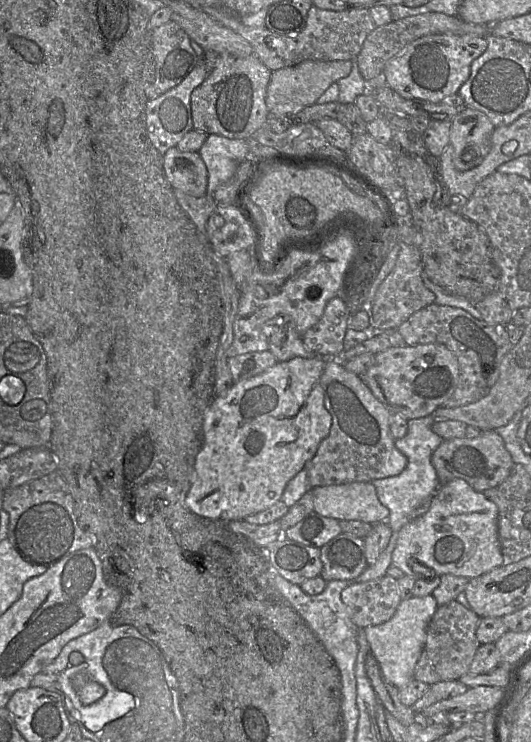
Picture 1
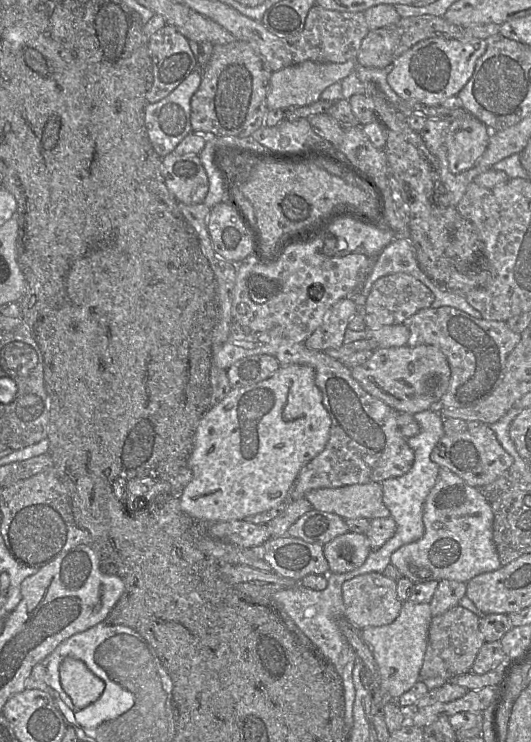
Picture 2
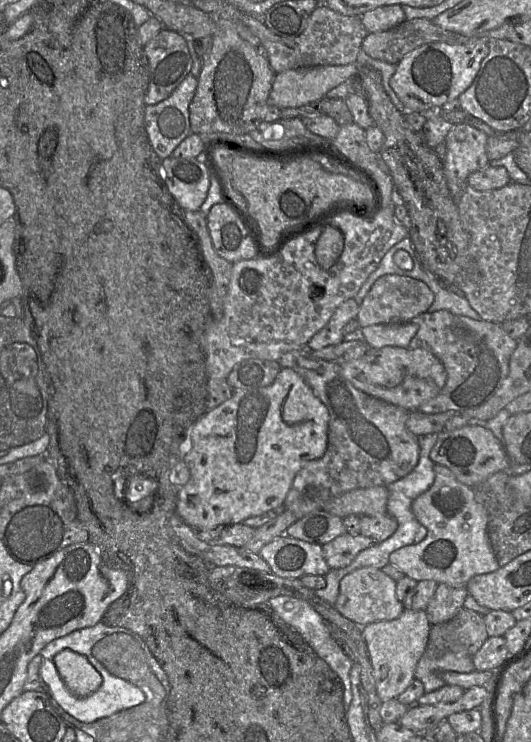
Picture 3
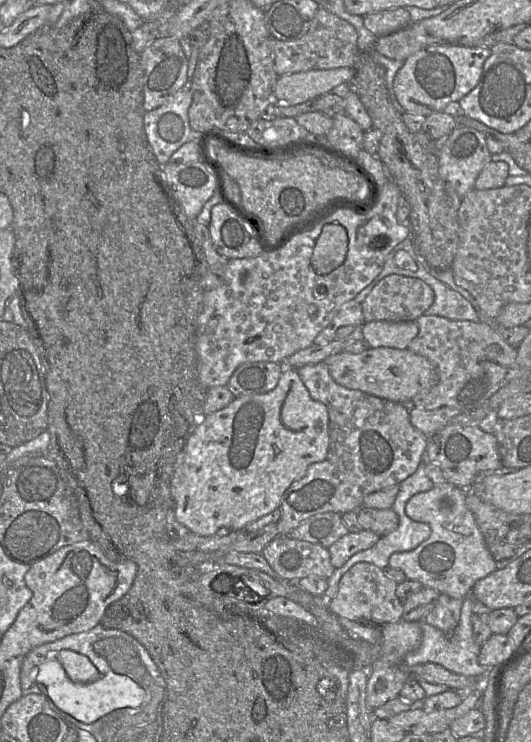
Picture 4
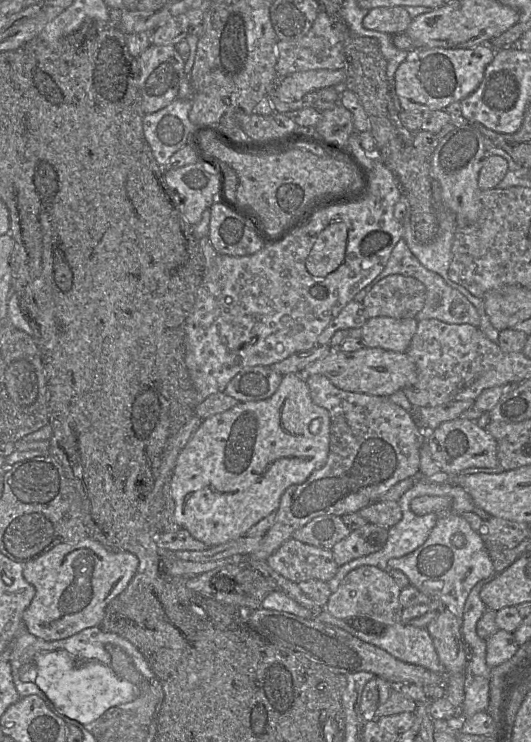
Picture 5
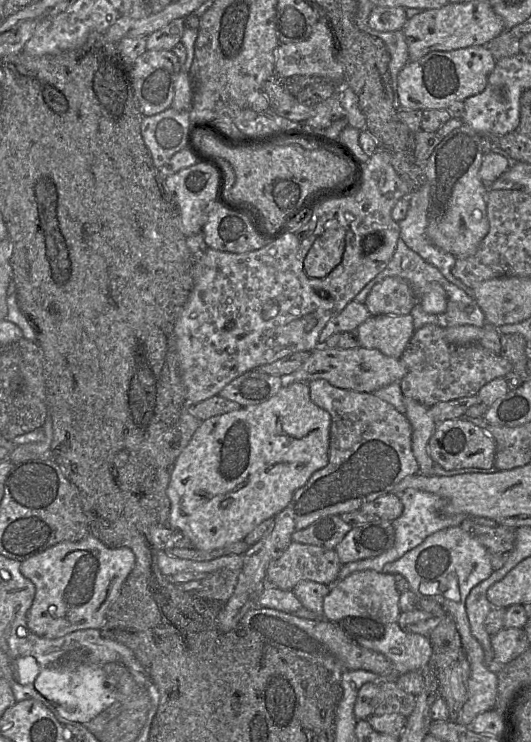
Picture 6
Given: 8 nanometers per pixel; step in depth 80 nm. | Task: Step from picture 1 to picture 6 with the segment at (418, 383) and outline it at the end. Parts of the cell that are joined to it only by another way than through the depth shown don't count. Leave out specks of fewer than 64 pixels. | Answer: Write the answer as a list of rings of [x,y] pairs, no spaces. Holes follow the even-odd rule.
[[[361,346],[352,349],[317,347],[305,363],[285,381],[309,383],[312,380],[325,379],[332,386],[341,389],[373,393],[391,383],[400,382],[405,374],[406,368],[400,359],[386,356],[377,349]]]

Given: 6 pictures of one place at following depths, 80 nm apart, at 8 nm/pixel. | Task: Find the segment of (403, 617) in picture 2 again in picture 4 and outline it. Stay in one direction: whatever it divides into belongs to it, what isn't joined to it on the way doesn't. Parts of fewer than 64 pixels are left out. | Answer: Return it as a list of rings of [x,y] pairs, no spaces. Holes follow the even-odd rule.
[[[402,619],[395,623],[384,624],[380,629],[379,657],[369,670],[366,687],[366,704],[371,710],[375,710],[389,700],[398,697],[405,682],[409,679],[408,666],[404,663],[404,658],[409,652],[418,649],[422,643],[422,628],[419,621]]]

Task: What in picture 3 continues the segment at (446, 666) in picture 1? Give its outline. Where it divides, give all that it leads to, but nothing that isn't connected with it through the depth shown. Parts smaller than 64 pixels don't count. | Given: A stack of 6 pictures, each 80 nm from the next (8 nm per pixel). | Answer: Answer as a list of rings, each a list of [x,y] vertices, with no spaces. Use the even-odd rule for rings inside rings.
[[[461,608],[451,620],[430,626],[424,654],[441,657],[447,651],[468,650],[474,656],[488,637],[484,617]]]

